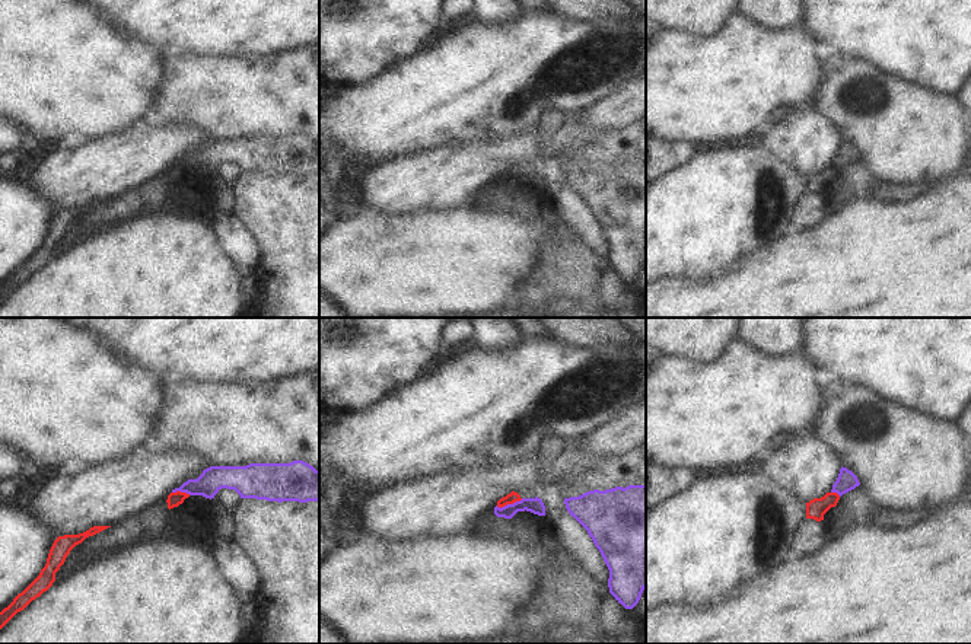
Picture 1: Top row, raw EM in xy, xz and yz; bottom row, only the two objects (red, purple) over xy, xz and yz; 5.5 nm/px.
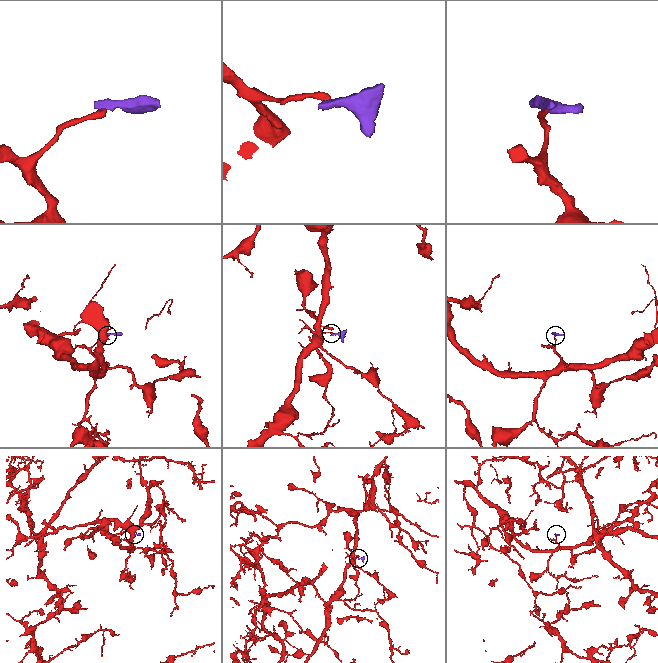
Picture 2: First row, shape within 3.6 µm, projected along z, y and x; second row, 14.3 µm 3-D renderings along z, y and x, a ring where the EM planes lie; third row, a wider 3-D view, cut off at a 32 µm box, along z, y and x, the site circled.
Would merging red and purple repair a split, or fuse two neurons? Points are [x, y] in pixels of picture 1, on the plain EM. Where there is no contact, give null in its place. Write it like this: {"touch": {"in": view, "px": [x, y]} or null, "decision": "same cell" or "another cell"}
{"touch": {"in": "xz", "px": [509, 177]}, "decision": "another cell"}

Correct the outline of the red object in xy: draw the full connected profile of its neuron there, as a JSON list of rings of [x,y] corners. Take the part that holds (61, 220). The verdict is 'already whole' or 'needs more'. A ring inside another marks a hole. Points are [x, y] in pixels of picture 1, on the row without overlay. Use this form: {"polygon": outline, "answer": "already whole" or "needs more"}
{"polygon": [[[93,200],[79,208],[58,210],[48,227],[47,237],[39,249],[22,265],[13,275],[0,286],[0,303],[20,284],[23,284],[32,274],[47,265],[55,255],[55,246],[64,237],[70,224],[82,217],[86,211],[93,210],[111,200]]], "answer": "already whole"}

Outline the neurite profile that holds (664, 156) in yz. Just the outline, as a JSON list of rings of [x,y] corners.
[[[752,133],[746,137],[728,140],[723,143],[688,143],[646,138],[646,154],[649,165],[646,166],[646,179],[649,182],[687,163],[694,154],[723,149],[726,146],[763,146],[763,136]]]

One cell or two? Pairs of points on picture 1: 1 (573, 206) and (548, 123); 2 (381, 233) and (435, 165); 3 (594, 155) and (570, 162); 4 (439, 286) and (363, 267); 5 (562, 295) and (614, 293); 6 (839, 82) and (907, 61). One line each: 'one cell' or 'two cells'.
1: one cell
2: two cells
3: one cell
4: one cell
5: one cell
6: two cells

